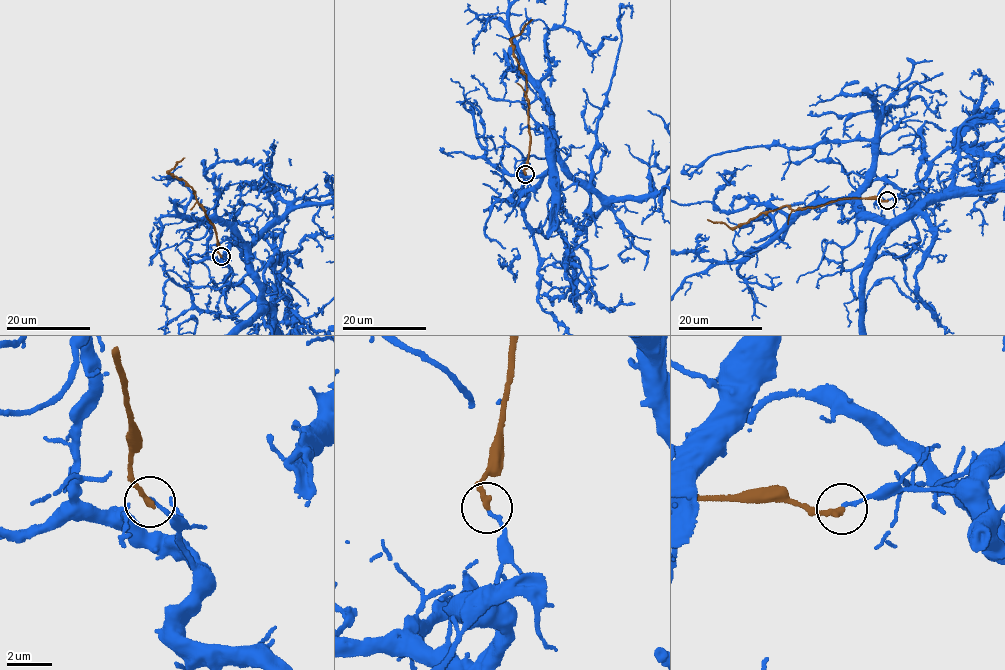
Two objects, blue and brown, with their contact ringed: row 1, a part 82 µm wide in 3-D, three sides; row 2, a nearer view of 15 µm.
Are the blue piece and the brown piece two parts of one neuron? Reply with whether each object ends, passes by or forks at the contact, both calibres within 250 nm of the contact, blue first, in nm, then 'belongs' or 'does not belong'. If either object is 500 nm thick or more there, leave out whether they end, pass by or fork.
blue ends | brown ends | 150/320 nm | does not belong

